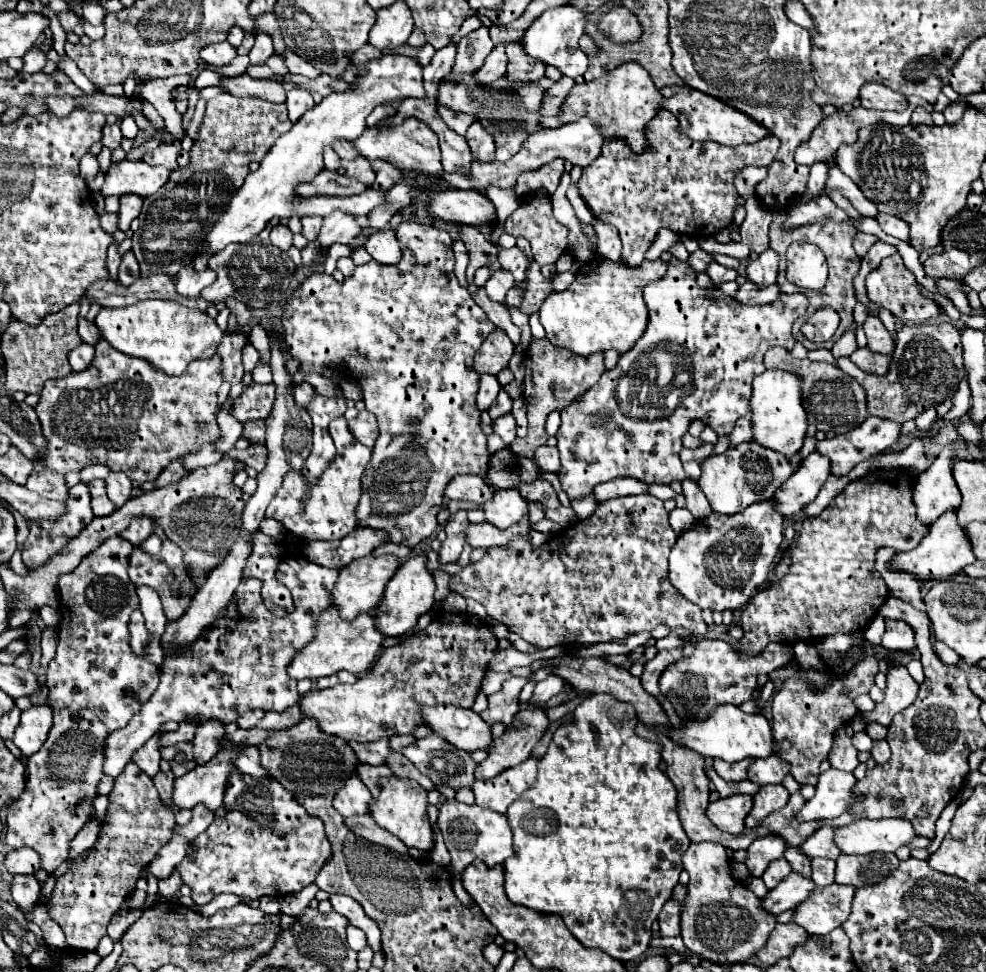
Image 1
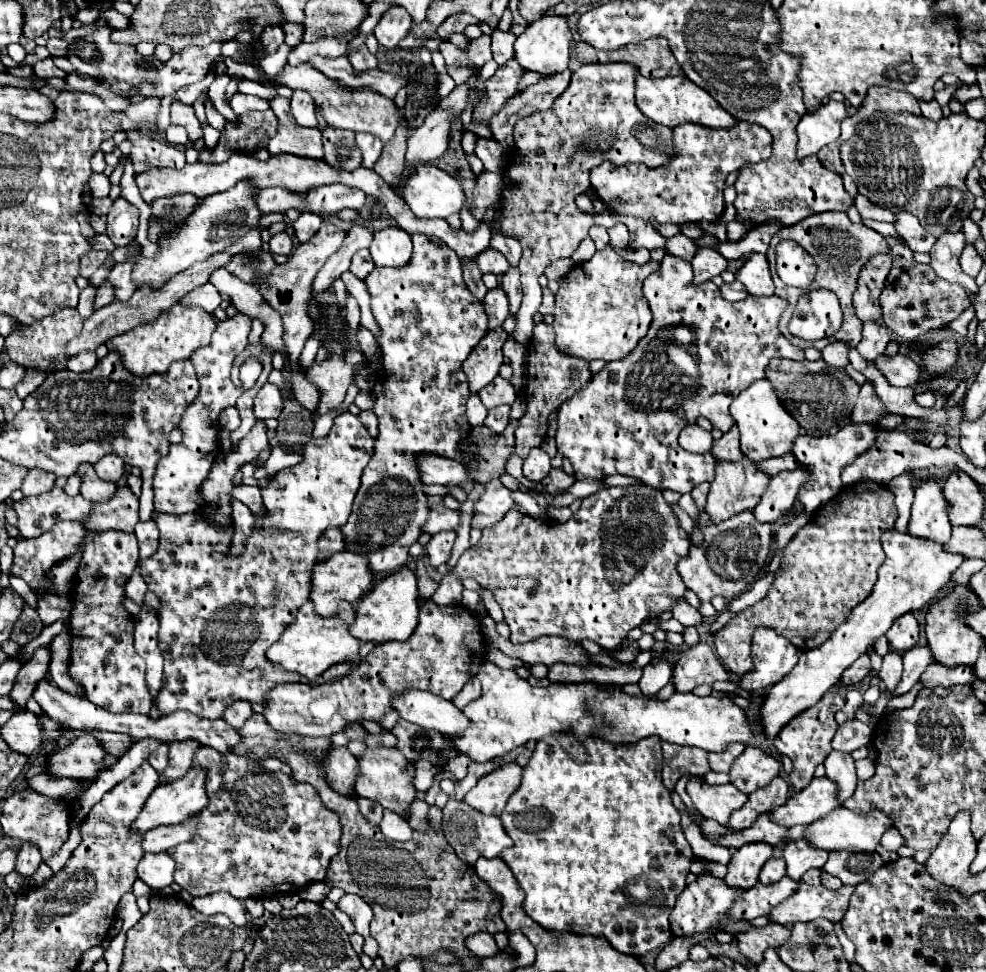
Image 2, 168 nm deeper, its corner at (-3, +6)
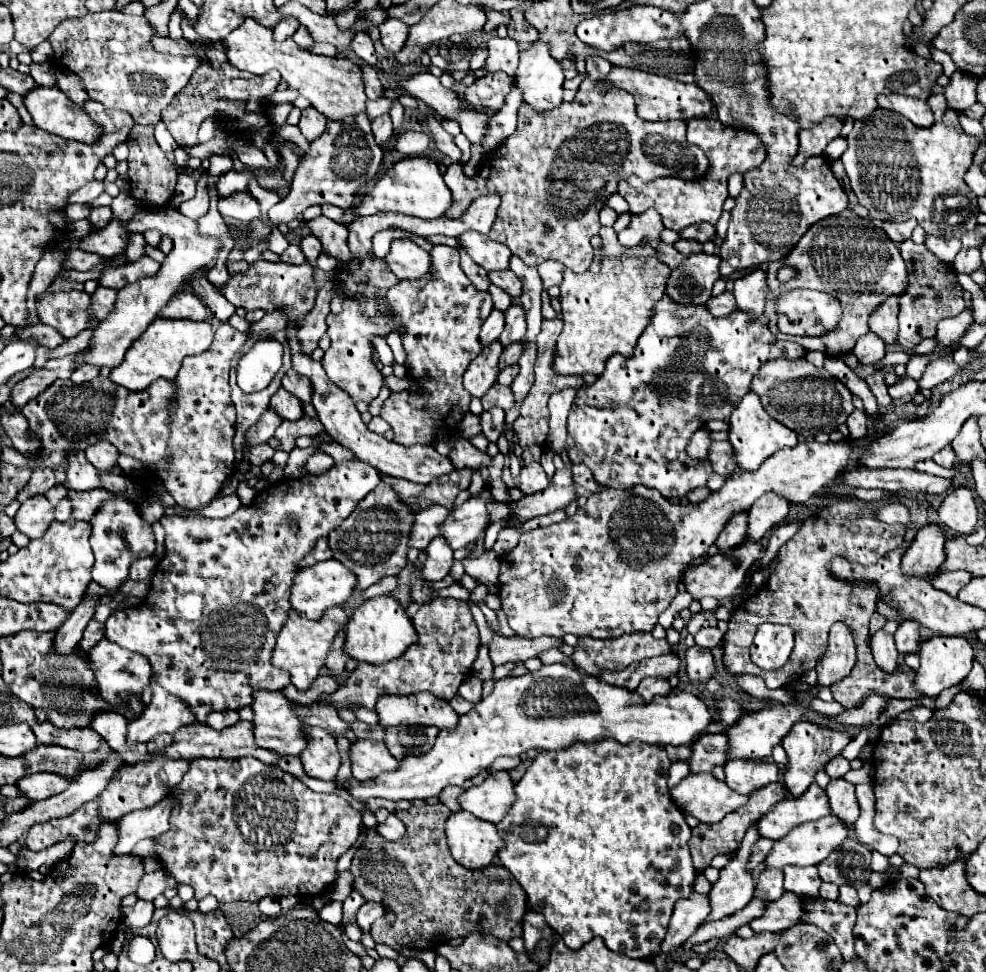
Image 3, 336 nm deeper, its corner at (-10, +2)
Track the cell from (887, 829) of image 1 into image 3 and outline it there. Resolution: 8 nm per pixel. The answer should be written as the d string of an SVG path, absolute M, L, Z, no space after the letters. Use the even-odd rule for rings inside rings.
M826 815L816 821L808 821L804 825L798 825L788 835L784 835L780 841L776 841L774 847L770 849L770 853L766 855L764 863L766 863L766 867L778 867L778 869L782 869L786 865L798 865L798 867L816 865L816 863L824 861L824 857L828 857L828 853L838 849L838 845L846 837L848 837L848 829L840 823L840 819L836 815Z

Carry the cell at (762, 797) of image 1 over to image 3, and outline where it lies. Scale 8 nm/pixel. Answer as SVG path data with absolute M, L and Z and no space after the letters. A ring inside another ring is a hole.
M772 783L772 785L766 785L764 789L756 789L756 793L750 795L750 799L748 799L746 805L742 805L740 809L728 813L728 817L724 817L720 823L714 823L714 825L700 823L698 827L694 827L692 829L692 837L688 841L688 847L692 851L692 865L694 865L696 873L702 873L706 867L710 867L712 857L736 851L740 847L740 841L742 841L746 829L752 823L756 823L772 805L776 805L782 799L784 799L784 787L780 783Z

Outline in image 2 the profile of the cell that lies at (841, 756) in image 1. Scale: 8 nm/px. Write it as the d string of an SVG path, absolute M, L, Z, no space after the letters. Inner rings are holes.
M833 749L827 759L823 761L827 777L839 783L839 797L841 803L853 795L853 789L857 785L857 775L855 775L855 761L849 753Z

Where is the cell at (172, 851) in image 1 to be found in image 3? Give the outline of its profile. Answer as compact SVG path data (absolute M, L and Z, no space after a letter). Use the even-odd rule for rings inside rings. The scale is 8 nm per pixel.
M158 869L156 873L148 873L140 879L136 897L142 901L154 901L154 897L158 897L168 887L176 887L174 877L164 873L164 869Z

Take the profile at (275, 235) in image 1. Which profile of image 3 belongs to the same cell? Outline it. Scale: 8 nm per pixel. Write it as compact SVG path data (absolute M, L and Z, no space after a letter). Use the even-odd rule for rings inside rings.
M290 245L282 255L280 255L280 261L284 263L290 263L290 265L302 265L306 263L306 257L302 253L302 249L298 245Z

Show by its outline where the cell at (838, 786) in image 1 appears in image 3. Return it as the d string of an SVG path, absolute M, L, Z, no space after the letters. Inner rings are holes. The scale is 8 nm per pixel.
M814 783L802 797L792 797L776 803L768 813L764 813L762 821L758 821L760 837L766 839L780 839L788 829L802 825L806 821L820 819L830 813L826 793Z

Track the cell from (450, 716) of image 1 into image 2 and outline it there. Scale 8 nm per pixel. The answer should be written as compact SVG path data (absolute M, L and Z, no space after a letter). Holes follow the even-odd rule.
M411 689L409 693L397 697L393 707L405 721L417 723L423 729L435 729L447 737L455 737L471 725L471 719L451 701L425 691Z

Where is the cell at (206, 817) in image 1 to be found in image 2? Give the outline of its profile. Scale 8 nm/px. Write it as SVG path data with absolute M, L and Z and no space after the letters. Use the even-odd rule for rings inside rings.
M189 817L183 823L177 825L161 825L157 829L151 829L143 837L143 849L149 853L157 853L161 849L171 849L179 843L191 841L197 833L197 817Z

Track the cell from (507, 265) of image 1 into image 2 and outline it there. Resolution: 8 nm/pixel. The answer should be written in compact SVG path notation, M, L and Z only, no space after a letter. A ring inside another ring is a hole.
M509 267L509 271L501 277L501 287L505 289L505 293L509 297L511 313L517 313L517 309L521 305L521 281L519 281L519 277L521 277L519 267Z

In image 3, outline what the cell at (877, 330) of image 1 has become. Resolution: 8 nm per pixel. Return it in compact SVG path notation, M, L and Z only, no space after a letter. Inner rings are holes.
M866 333L864 337L860 337L852 349L852 353L856 355L856 359L860 363L876 363L884 357L886 353L886 345L884 341L880 341L880 337L876 337L874 333Z

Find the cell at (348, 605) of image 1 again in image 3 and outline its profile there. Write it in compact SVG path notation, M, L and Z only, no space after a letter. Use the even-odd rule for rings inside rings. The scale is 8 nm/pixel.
M334 559L320 561L320 563L316 563L316 565L302 567L302 569L296 573L296 579L294 579L292 589L290 589L290 605L292 605L292 609L294 609L300 617L318 619L318 617L324 613L324 609L346 603L348 597L350 597L352 591L354 591L354 585L356 585L356 577L354 577L352 571L344 569L344 565L340 565L340 563L334 561Z

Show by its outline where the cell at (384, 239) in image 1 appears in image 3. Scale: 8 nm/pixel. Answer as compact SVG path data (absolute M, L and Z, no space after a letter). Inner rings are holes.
M408 239L392 243L386 261L398 279L420 279L430 271L432 257Z

